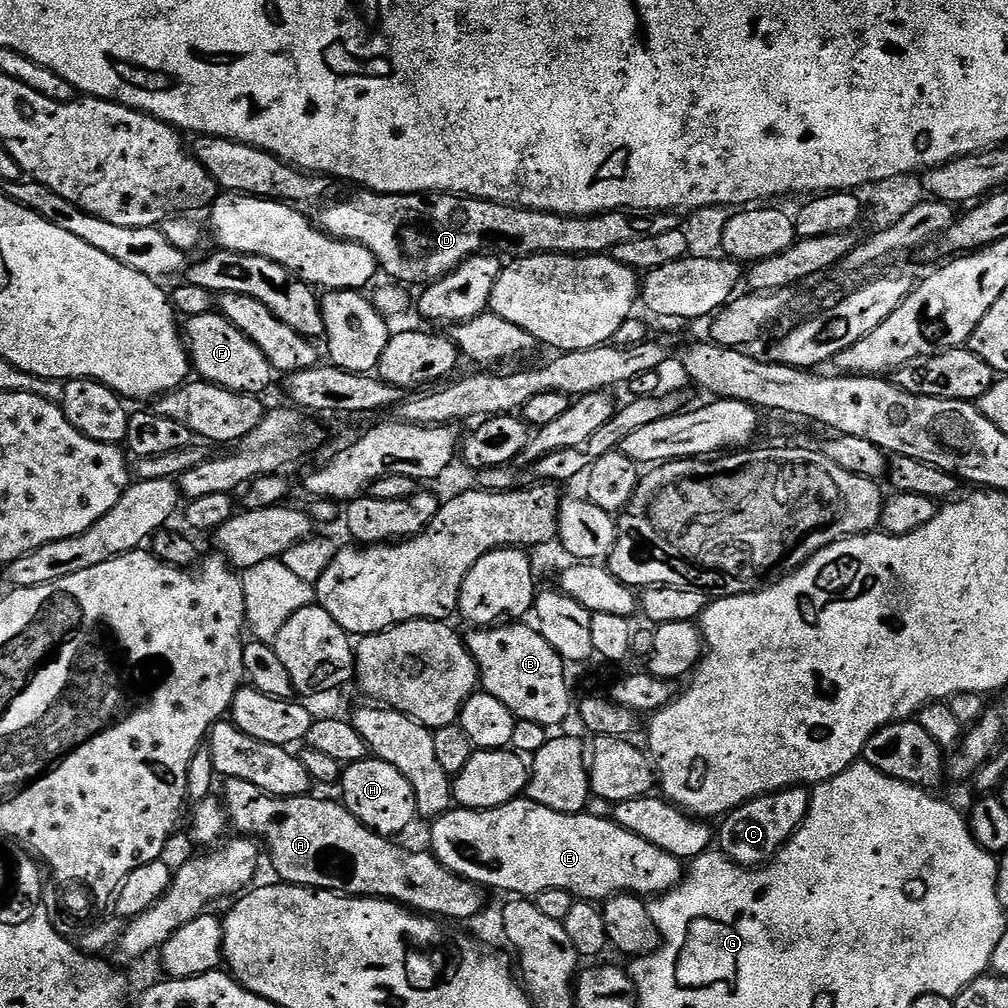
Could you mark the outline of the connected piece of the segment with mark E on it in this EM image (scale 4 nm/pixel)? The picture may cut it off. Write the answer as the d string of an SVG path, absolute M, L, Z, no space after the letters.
M527 798L483 810L457 807L431 821L430 851L454 874L485 890L497 888L500 892L512 892L508 894L516 898L535 898L542 890L566 890L584 902L603 902L621 894L656 898L680 885L686 868L677 856L658 850L658 846L646 842L646 838L638 838L638 834L630 834L615 819L588 815L562 814Z

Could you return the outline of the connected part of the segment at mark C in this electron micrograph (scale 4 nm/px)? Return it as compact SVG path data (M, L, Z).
M803 787L784 788L781 792L772 792L769 796L759 796L736 808L723 817L724 824L718 828L718 848L729 856L741 868L763 868L776 859L785 844L796 835L808 813L810 796Z

